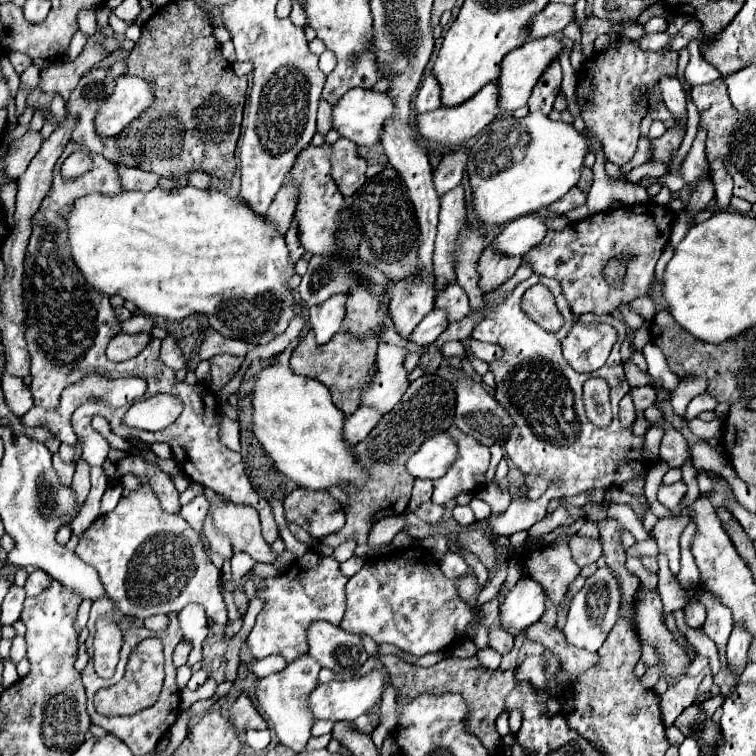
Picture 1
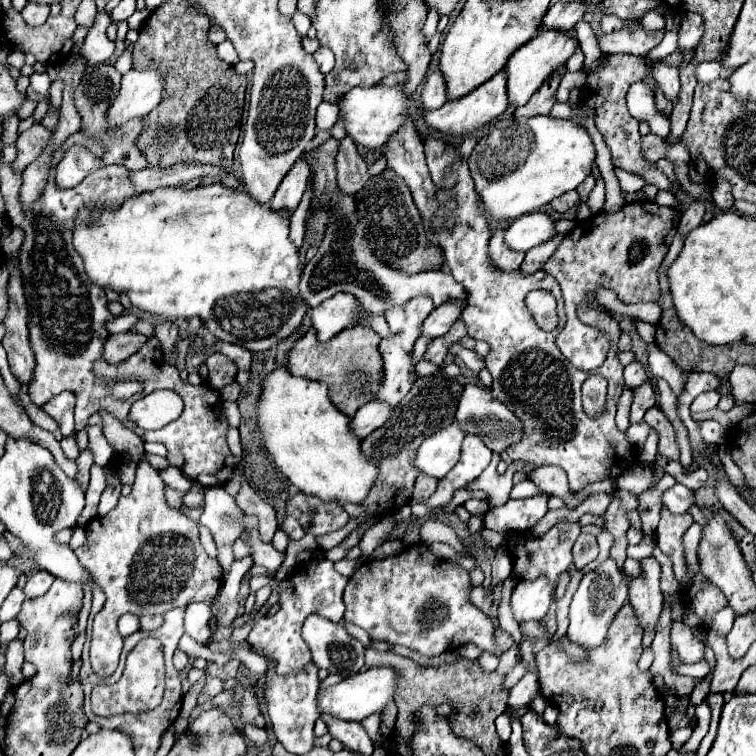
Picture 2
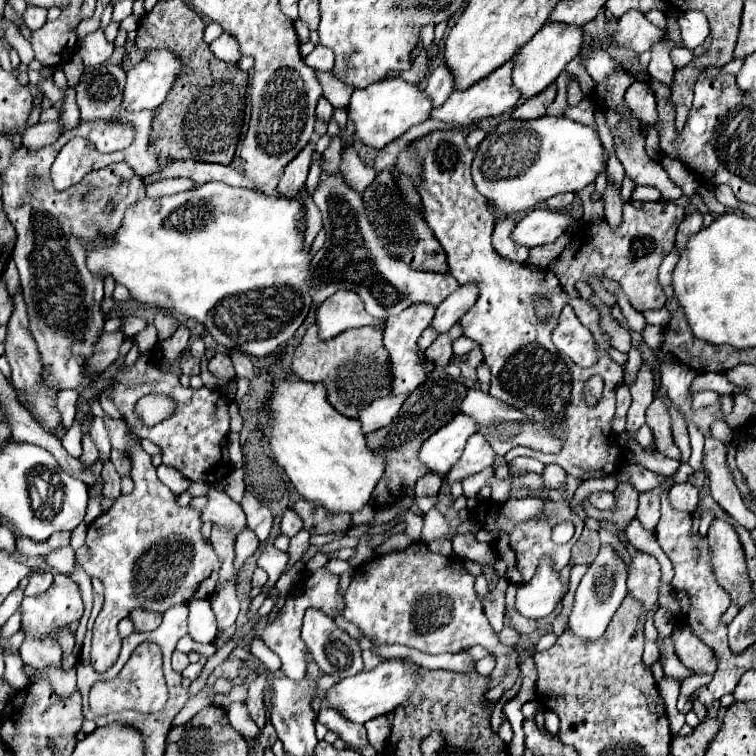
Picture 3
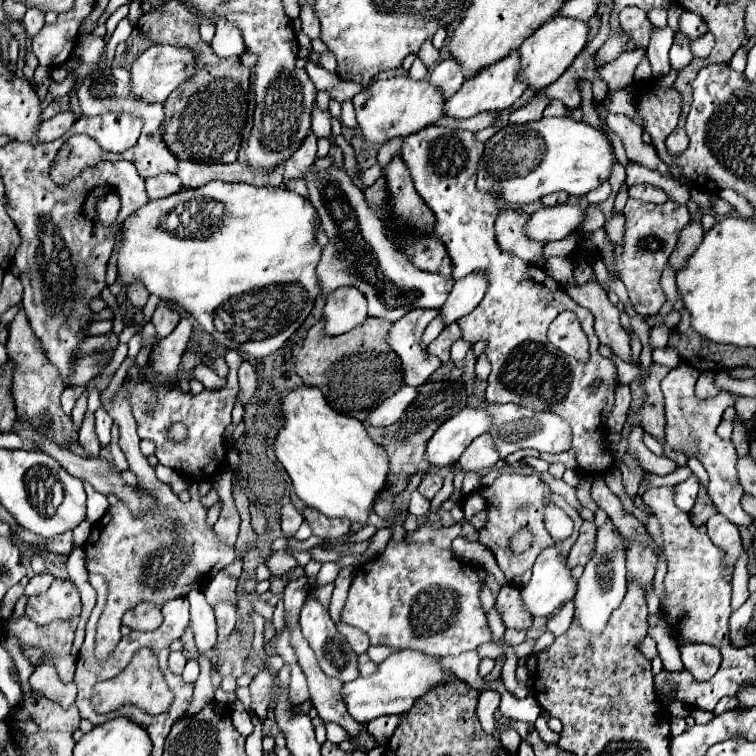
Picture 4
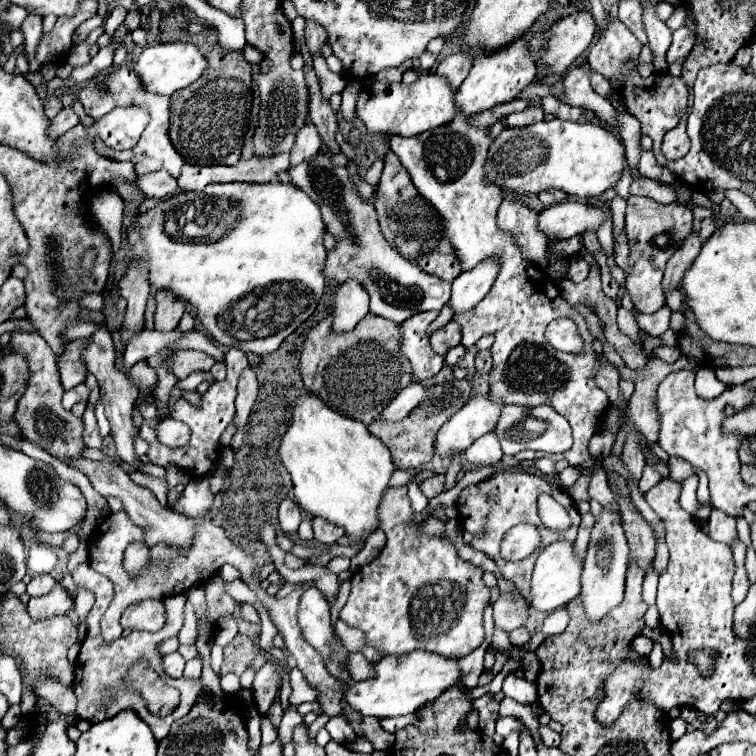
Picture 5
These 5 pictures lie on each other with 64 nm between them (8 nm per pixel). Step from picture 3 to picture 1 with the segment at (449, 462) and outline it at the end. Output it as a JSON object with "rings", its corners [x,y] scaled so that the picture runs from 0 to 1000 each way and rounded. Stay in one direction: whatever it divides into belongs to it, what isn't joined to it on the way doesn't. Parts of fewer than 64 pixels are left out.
{"rings":[[[585,571],[574,579],[566,579],[553,598],[548,598],[540,611],[537,622],[548,632],[563,632],[563,635],[579,635],[590,627],[590,622],[603,608],[603,587],[601,582]]]}

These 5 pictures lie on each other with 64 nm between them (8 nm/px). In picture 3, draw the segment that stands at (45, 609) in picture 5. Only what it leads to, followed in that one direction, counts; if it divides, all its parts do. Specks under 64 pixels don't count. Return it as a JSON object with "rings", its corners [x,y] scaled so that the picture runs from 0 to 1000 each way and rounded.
{"rings":[[[74,759],[71,772],[58,786],[45,791],[32,791],[26,804],[29,804],[29,833],[34,836],[34,844],[26,854],[26,868],[32,878],[40,878],[53,889],[63,884],[82,884],[85,865],[77,852],[77,836],[82,831],[90,831],[95,823],[106,820],[108,815],[108,791],[103,772],[90,762]]]}

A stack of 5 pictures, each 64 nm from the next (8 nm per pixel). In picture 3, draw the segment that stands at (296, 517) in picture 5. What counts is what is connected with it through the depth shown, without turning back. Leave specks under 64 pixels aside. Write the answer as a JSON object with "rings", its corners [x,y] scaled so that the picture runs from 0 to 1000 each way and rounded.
{"rings":[[[378,675],[376,677],[376,683],[373,683],[373,706],[378,706],[378,709],[392,709],[394,704],[399,701],[399,688],[397,688],[397,683],[389,677],[389,675]]]}

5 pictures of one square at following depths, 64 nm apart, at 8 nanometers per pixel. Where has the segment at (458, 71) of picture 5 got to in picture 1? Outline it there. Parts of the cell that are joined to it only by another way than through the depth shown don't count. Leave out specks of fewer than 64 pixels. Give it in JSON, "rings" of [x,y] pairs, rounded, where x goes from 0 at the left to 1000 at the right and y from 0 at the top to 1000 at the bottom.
{"rings":[[[563,101],[548,135],[548,148],[561,151],[582,143],[582,114],[577,111],[574,101]]]}

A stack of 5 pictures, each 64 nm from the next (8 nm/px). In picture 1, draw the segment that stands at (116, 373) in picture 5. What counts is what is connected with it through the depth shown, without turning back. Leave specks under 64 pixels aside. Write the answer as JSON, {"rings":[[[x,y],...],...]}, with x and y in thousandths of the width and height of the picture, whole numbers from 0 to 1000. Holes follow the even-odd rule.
{"rings":[[[188,640],[183,651],[172,651],[167,659],[159,659],[156,669],[146,680],[135,680],[106,712],[101,728],[106,739],[124,749],[132,759],[132,767],[140,778],[140,786],[153,796],[161,812],[172,815],[204,815],[204,812],[228,812],[241,807],[246,799],[265,799],[272,807],[275,820],[286,825],[299,825],[299,799],[291,778],[291,754],[272,743],[272,730],[262,712],[262,704],[233,680],[214,675],[206,653],[198,640]],[[130,820],[124,844],[124,884],[135,897],[148,897],[156,878],[156,862],[161,852],[161,836],[146,820]]]}

